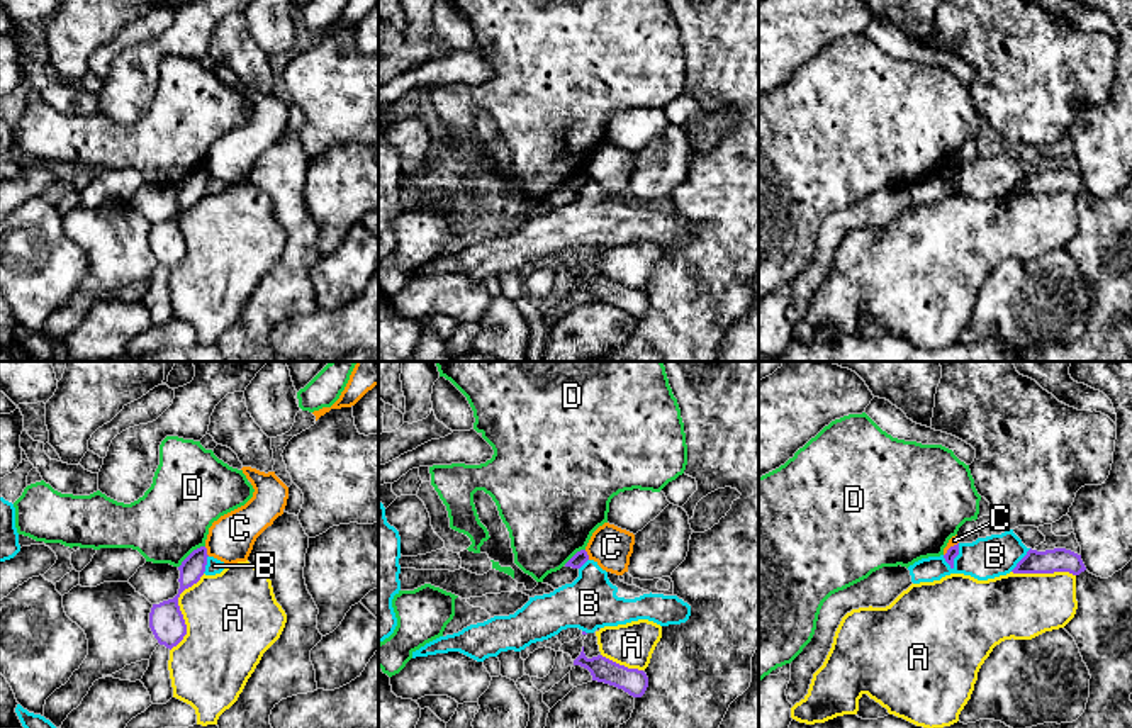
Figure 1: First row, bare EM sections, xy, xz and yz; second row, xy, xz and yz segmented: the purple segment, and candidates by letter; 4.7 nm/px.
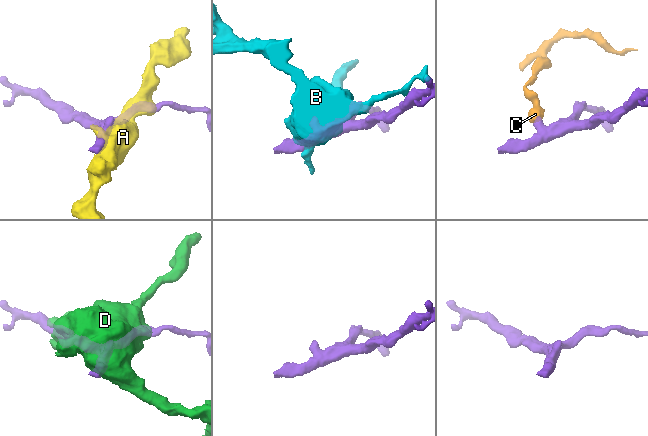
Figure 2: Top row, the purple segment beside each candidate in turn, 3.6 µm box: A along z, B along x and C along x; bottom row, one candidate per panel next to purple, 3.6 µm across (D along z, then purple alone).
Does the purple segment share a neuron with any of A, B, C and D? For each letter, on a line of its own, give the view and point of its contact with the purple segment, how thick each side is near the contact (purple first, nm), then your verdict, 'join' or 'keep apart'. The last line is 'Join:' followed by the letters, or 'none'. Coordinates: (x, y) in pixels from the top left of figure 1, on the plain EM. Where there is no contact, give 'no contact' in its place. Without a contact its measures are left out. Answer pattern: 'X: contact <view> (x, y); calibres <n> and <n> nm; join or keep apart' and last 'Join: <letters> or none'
A: contact xy (180, 231); calibres 160 and 440 nm; keep apart
B: contact yz (956, 175); calibres 60 and 200 nm; keep apart
C: contact xy (206, 172); calibres 110 and 220 nm; keep apart
D: contact xy (190, 173); calibres 110 and 360 nm; keep apart
Join: none

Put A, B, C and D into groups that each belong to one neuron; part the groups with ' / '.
A / B / C / D

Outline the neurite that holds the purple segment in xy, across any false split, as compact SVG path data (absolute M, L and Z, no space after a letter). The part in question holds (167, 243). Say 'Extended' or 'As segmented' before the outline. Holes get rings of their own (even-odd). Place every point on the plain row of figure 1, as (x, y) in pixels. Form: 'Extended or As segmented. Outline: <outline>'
As segmented. Outline: M200 166L193 170L178 187L180 190L180 209L173 219L153 224L149 232L149 248L160 265L166 268L177 266L187 255L187 244L178 226L180 214L197 204L205 192L207 168Z

